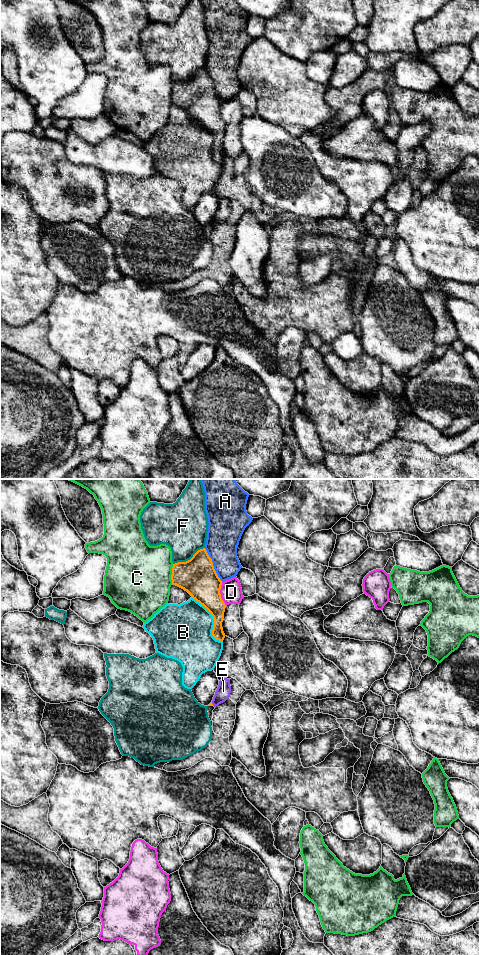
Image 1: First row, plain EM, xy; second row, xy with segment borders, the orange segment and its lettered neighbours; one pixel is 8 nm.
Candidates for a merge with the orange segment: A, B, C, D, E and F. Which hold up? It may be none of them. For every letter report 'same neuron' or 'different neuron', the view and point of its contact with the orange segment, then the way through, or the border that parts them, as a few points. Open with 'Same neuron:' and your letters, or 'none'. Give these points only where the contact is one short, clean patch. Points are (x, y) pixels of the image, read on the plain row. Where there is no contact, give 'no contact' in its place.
Same neuron: none
A: different neuron | xy (212, 85)
B: different neuron | xy (214, 140)
C: different neuron | xy (172, 94)
D: different neuron | xy (220, 114)
E: different neuron | xy (212, 224) | along xy (211, 222), (213, 225)
F: different neuron | xy (188, 80)

